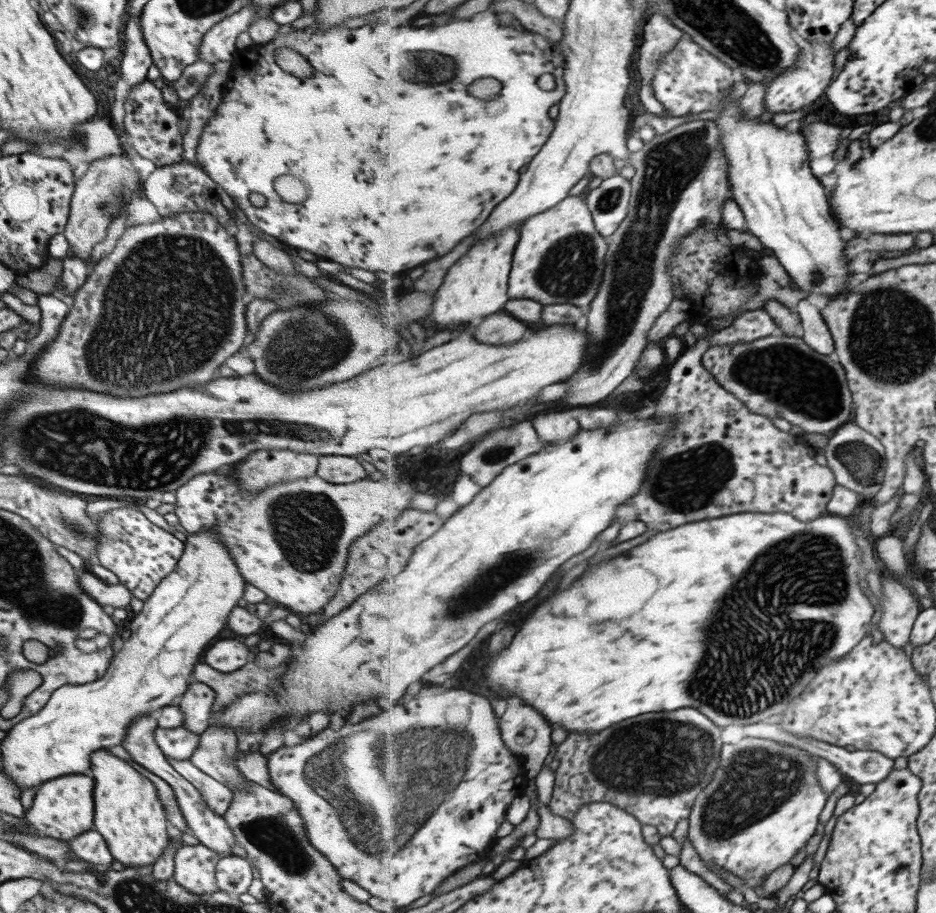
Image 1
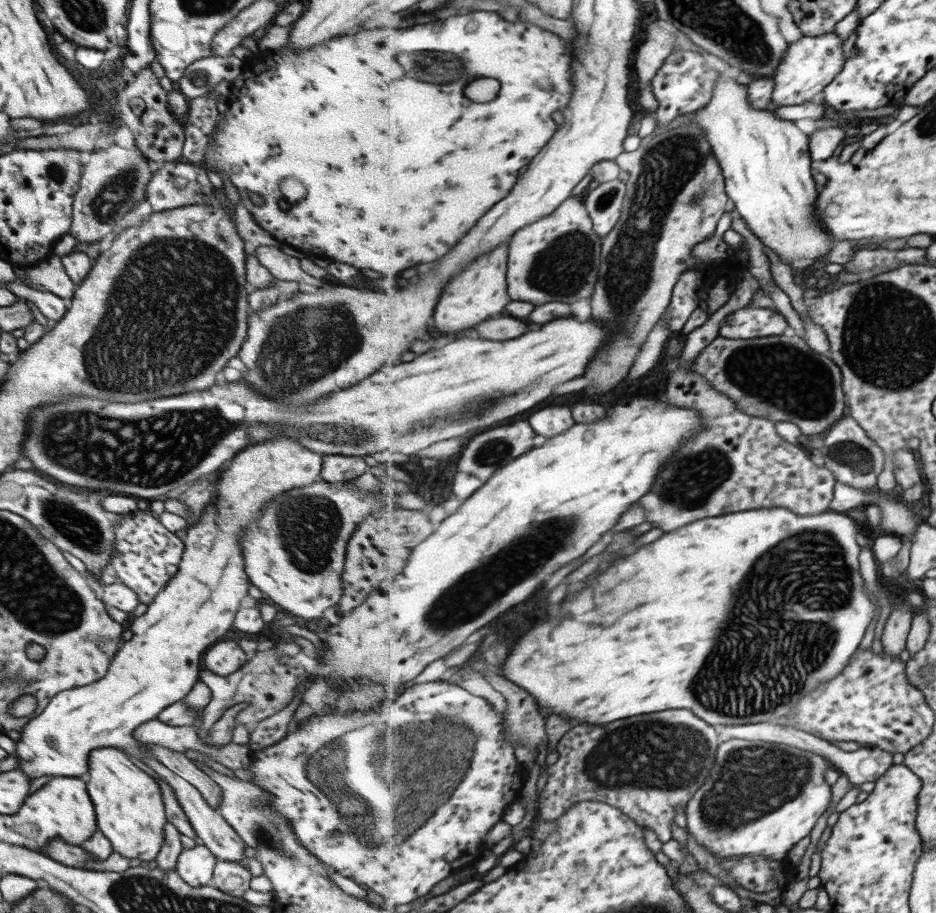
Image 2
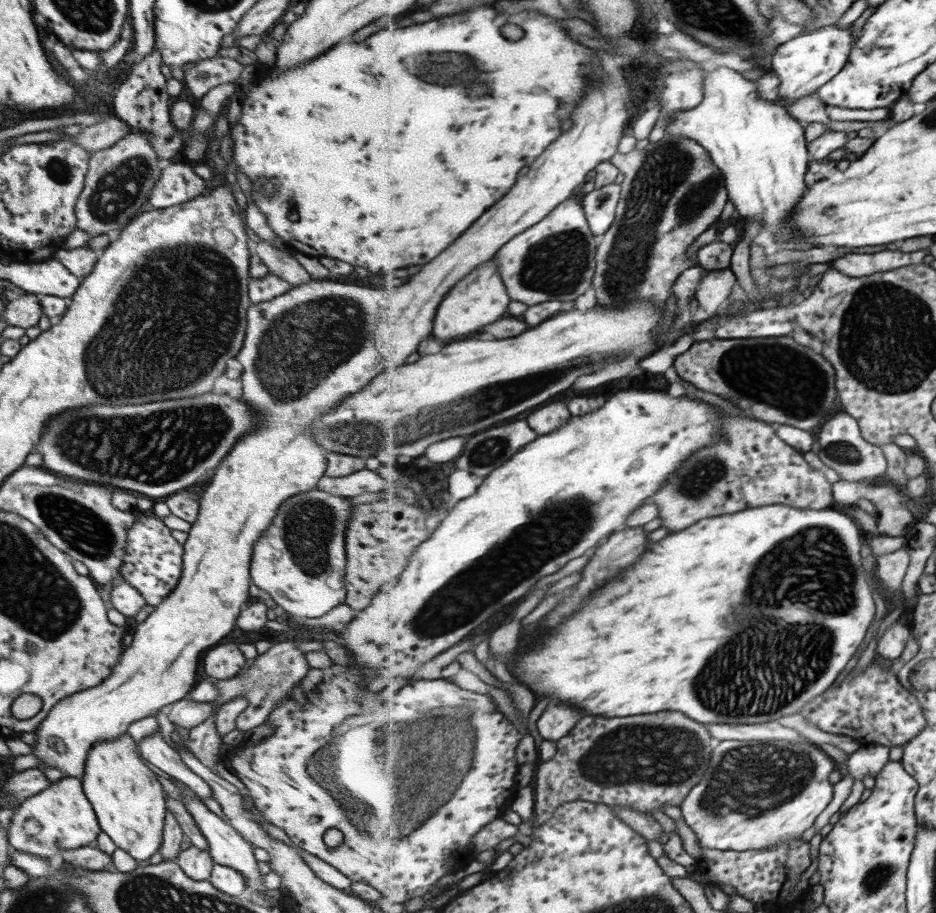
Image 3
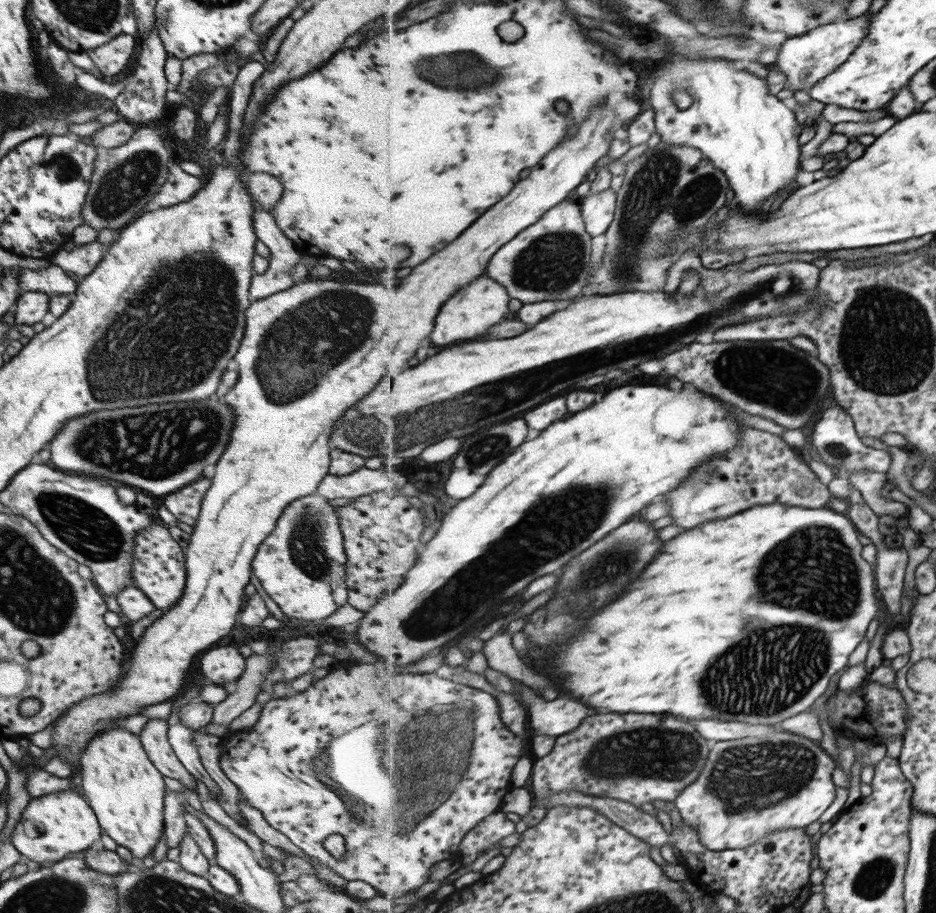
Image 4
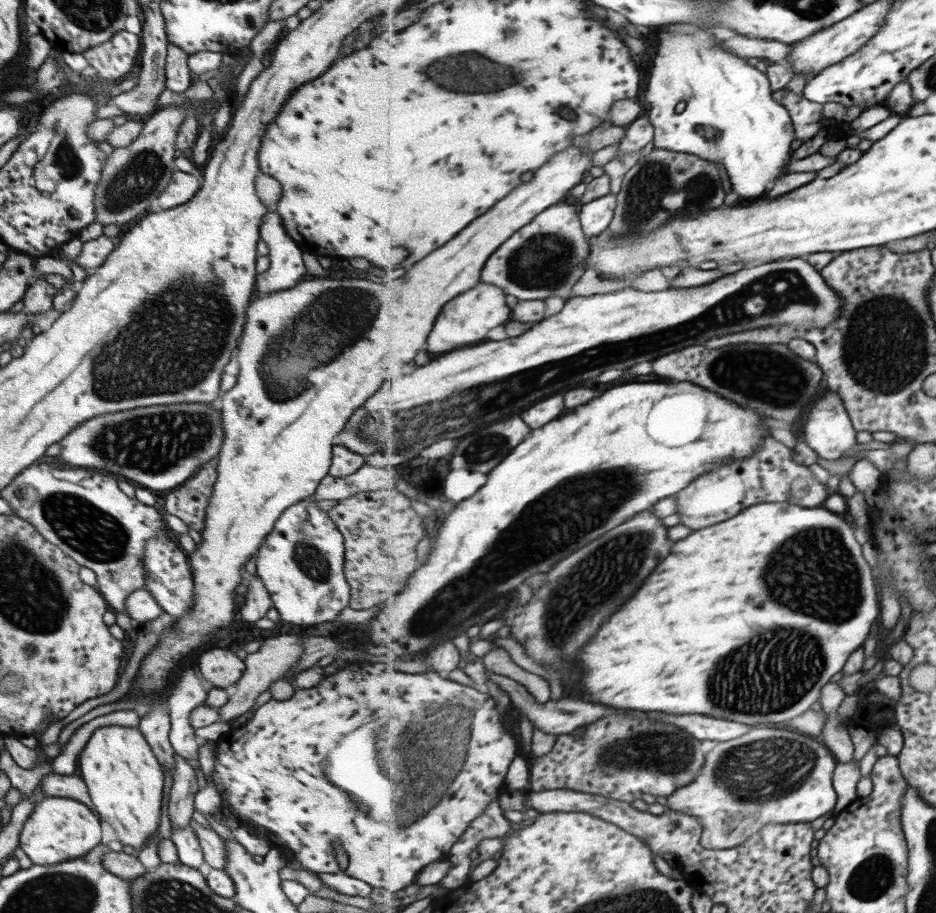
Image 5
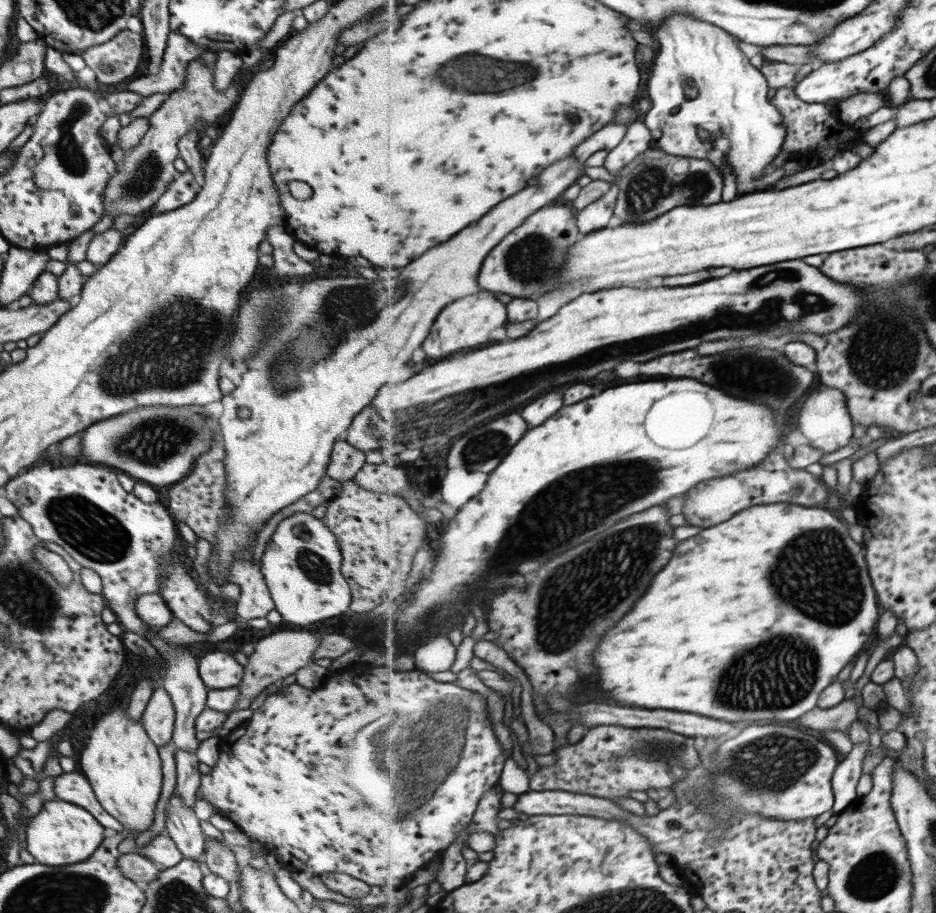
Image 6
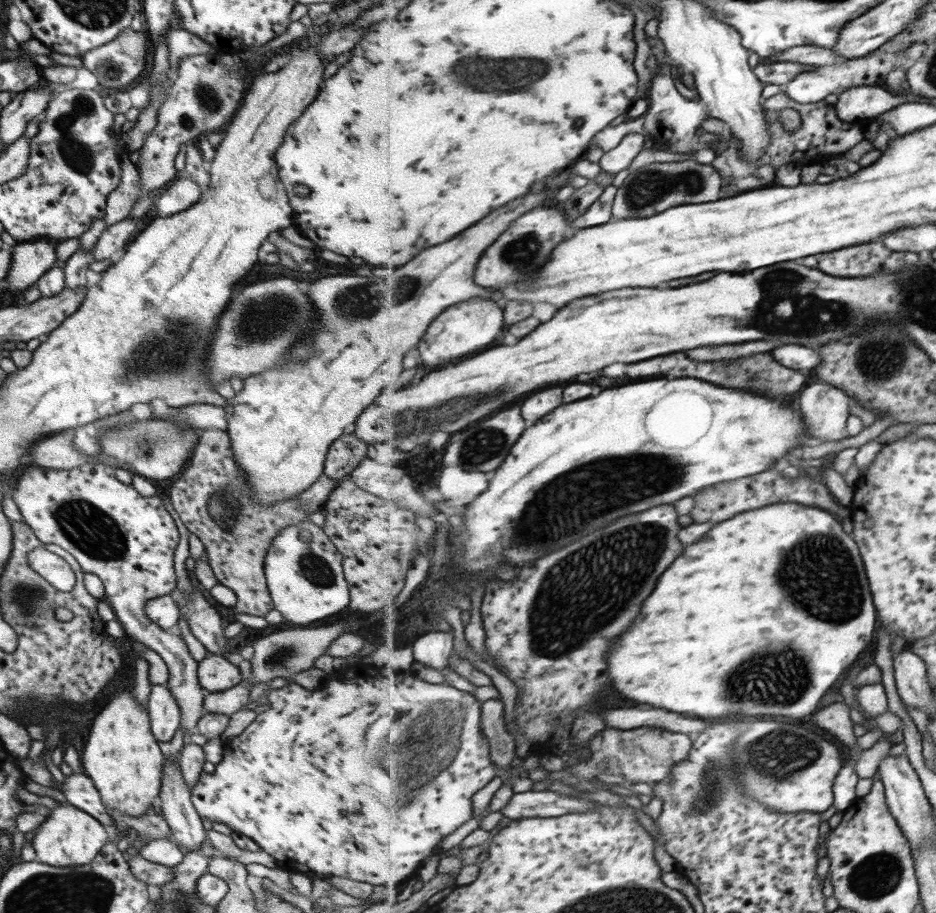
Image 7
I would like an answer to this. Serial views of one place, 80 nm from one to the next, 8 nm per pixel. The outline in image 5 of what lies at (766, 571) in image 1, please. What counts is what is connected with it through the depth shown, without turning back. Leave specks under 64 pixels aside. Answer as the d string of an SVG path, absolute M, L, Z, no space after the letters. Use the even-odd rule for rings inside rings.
M759 504L751 506L749 510L743 510L737 514L737 518L731 518L729 522L721 522L717 526L709 526L703 530L693 532L685 540L679 540L673 546L673 554L657 566L657 570L651 574L651 578L643 584L643 588L635 594L635 598L621 608L613 618L605 622L605 626L599 630L597 640L593 638L589 646L581 650L581 690L583 696L593 702L601 702L613 708L627 708L625 710L643 710L643 712L669 712L669 714L707 714L713 718L725 718L745 724L763 724L763 722L787 722L797 718L799 714L807 712L815 702L819 702L821 690L825 684L831 682L831 678L839 672L843 672L849 656L863 647L867 636L871 634L871 628L875 620L882 612L880 606L880 587L874 576L874 568L863 558L861 544L855 540L853 526L845 522L841 516L833 514L825 508L805 507L789 504ZM739 612L745 620L751 618L755 624L739 622Z

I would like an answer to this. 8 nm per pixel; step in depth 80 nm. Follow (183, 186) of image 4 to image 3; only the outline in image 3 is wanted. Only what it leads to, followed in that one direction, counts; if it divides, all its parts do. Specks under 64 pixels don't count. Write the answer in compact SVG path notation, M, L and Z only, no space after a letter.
M163 163L161 177L151 189L147 203L153 209L181 205L203 194L205 180L196 176L191 164Z

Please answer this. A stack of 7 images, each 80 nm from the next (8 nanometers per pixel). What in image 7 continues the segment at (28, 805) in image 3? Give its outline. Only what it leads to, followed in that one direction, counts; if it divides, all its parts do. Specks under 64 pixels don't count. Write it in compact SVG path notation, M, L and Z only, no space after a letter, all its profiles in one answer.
M58 803L49 816L29 835L36 862L55 867L82 866L95 858L108 841L103 825L89 814L68 803Z

